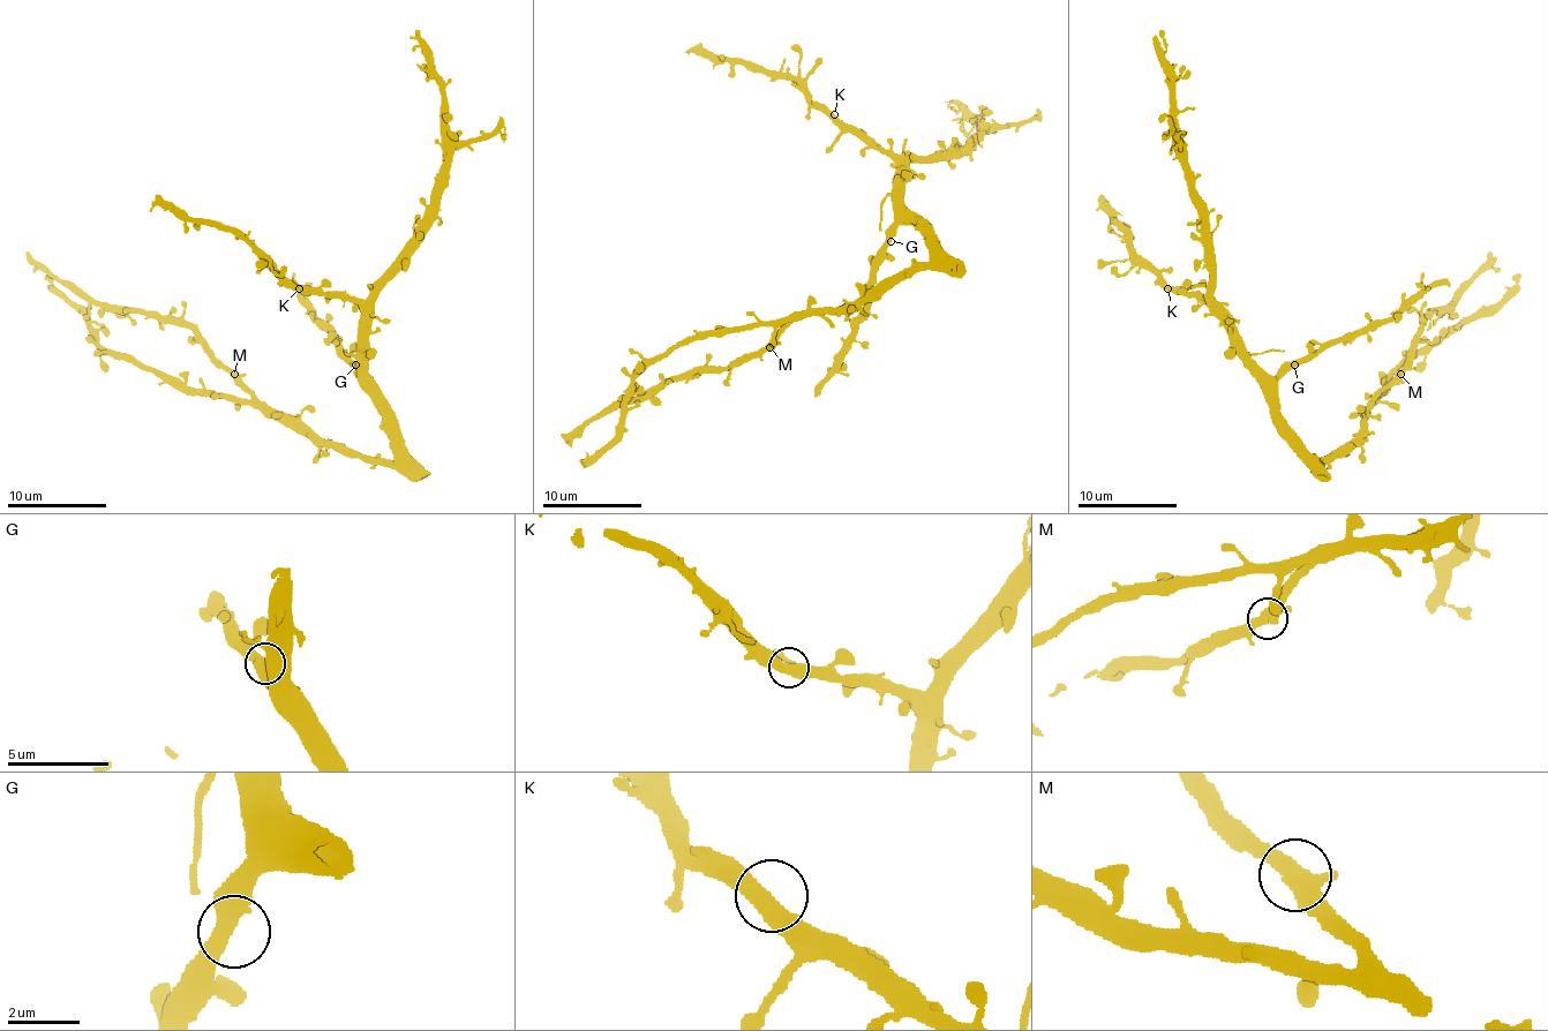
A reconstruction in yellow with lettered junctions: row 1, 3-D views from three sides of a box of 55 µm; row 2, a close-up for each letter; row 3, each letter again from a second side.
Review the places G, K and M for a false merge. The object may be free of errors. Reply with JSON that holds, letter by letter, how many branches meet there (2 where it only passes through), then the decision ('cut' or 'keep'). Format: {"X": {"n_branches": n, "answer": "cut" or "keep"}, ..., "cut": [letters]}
{"G": {"n_branches": 2, "answer": "keep"}, "K": {"n_branches": 2, "answer": "keep"}, "M": {"n_branches": 2, "answer": "keep"}, "cut": []}

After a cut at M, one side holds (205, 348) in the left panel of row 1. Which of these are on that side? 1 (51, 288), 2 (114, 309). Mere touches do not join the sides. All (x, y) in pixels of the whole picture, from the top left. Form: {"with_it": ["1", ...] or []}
{"with_it": ["2"]}

